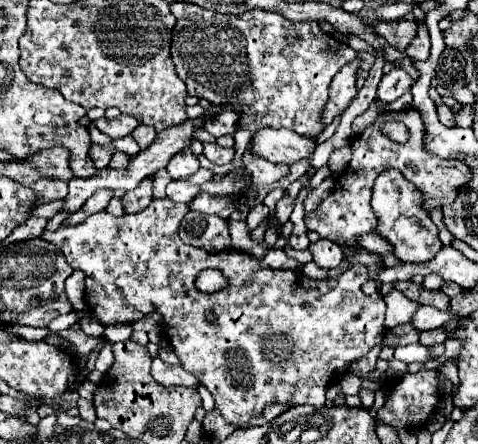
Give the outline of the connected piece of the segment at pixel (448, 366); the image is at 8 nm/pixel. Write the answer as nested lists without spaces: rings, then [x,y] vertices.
[[[455,359],[447,361],[443,366],[439,368],[439,371],[452,382],[454,387],[460,385],[458,367]]]

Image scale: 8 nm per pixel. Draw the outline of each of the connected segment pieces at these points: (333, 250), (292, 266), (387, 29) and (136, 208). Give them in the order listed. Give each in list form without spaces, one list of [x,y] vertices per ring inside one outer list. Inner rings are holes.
[[[318,240],[314,244],[308,246],[314,262],[320,266],[320,268],[326,268],[326,270],[332,270],[336,268],[340,262],[342,262],[342,250],[336,242],[332,240]]]
[[[270,248],[262,258],[260,258],[260,264],[262,266],[268,266],[268,268],[282,268],[282,270],[296,270],[300,264],[292,258],[288,258],[284,254],[284,250],[274,250]]]
[[[401,19],[395,21],[377,21],[374,26],[375,32],[384,37],[388,44],[392,44],[398,50],[406,50],[406,46],[410,44],[410,40],[416,36],[418,32],[418,24],[415,20]]]
[[[152,176],[144,178],[134,190],[128,190],[122,196],[122,206],[126,214],[142,212],[152,202]]]

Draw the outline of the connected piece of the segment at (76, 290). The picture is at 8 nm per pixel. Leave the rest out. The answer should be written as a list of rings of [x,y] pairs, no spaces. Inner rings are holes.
[[[74,270],[72,276],[66,280],[66,294],[74,306],[74,310],[80,314],[80,318],[84,316],[84,272]]]

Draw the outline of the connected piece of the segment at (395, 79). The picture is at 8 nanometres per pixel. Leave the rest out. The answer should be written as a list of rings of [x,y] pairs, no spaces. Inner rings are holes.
[[[400,68],[392,70],[392,72],[382,76],[382,80],[378,84],[378,98],[382,102],[394,102],[396,98],[400,98],[402,94],[406,94],[410,90],[412,82],[414,80],[410,78],[408,72],[404,72]]]

